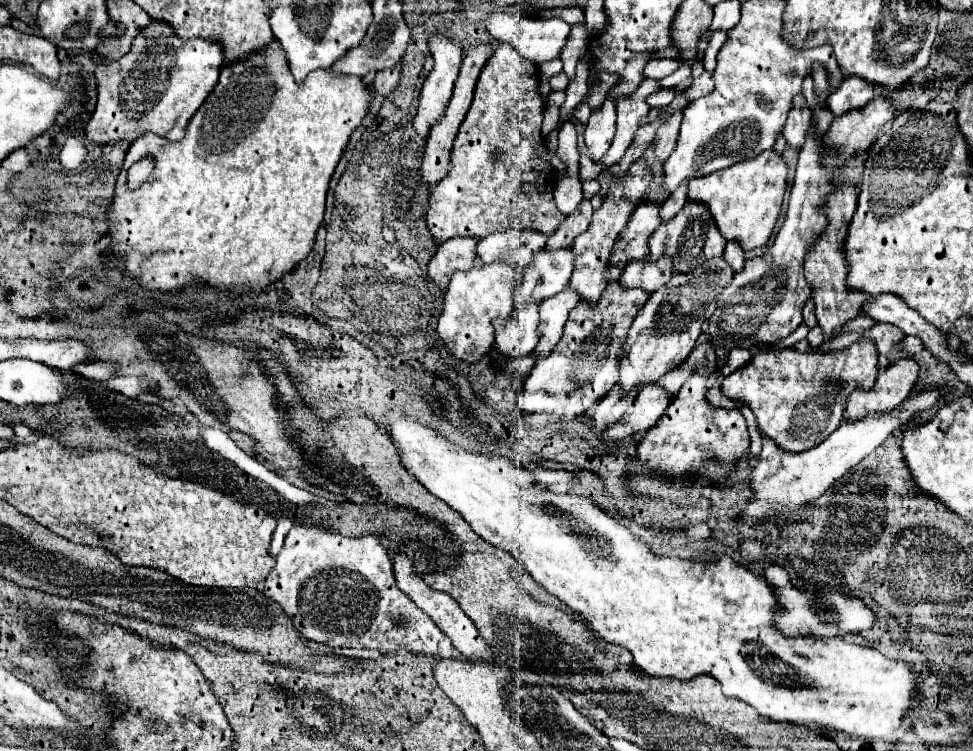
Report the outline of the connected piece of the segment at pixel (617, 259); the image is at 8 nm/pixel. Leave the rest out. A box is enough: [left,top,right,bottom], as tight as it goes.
[604,203,660,283]

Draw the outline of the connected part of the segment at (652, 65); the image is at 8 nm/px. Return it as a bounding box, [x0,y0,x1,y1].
[644,59,676,79]

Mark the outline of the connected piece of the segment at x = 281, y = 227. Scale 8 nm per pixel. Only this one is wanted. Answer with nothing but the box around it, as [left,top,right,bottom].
[106,43,372,297]

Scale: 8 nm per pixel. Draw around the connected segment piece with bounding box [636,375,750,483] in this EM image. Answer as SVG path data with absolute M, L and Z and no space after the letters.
M690 375L678 397L668 405L658 425L652 427L638 443L636 459L642 467L648 467L650 473L674 479L678 483L694 483L700 475L704 475L702 467L708 461L714 459L720 465L734 467L748 453L748 447L748 425L740 411L708 405L706 377Z

